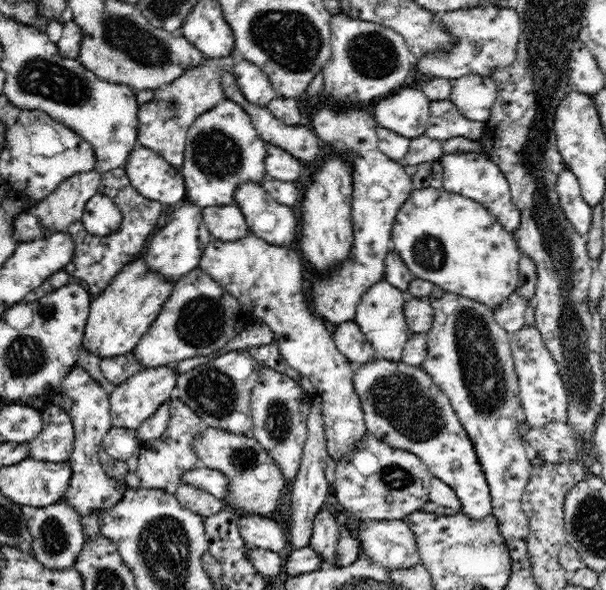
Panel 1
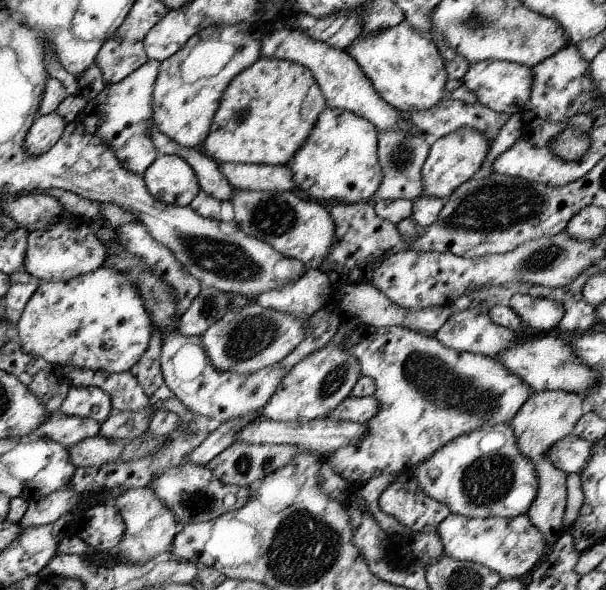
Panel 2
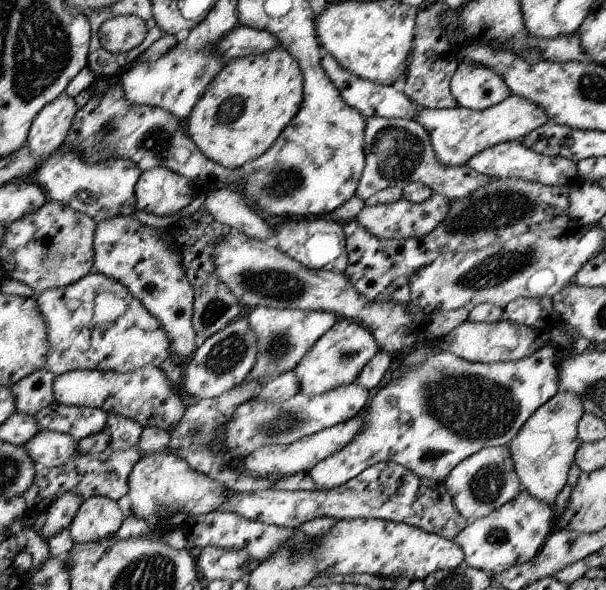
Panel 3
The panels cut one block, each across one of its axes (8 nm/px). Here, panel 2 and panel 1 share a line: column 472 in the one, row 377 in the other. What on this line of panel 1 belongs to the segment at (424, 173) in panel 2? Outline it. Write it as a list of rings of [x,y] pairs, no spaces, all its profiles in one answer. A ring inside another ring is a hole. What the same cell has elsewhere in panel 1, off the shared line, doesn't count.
[[[174,366],[153,367],[144,369],[124,382],[109,389],[111,426],[137,430],[141,424],[150,416],[154,415],[156,409],[171,398],[171,392],[176,386],[178,373]]]

